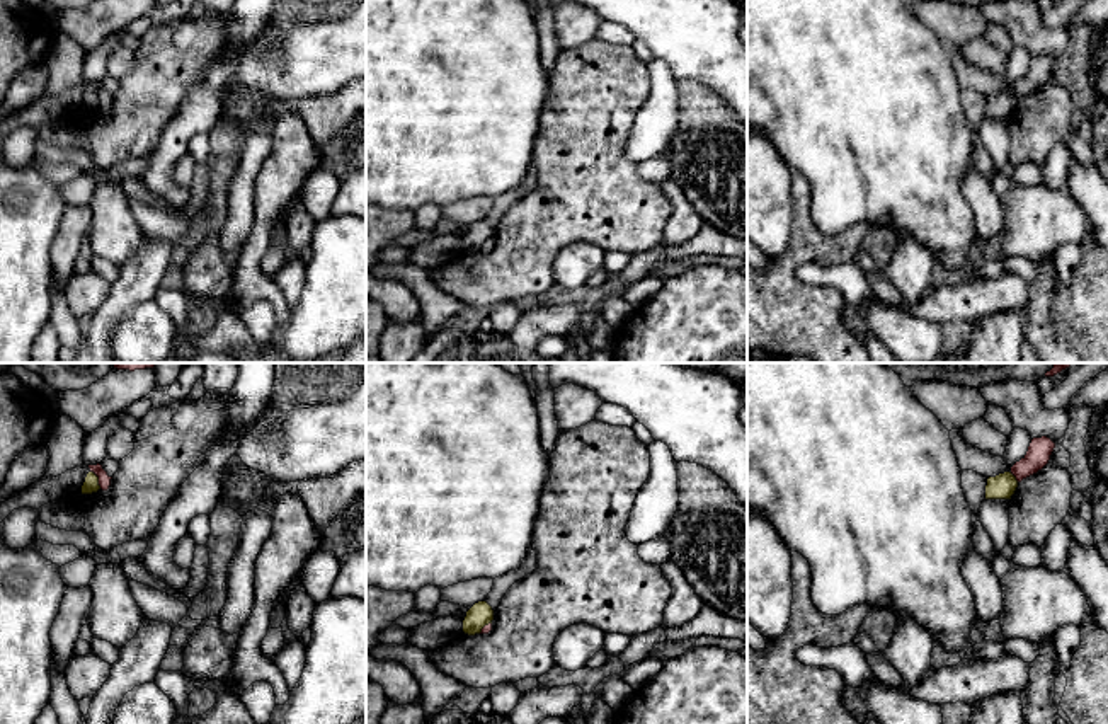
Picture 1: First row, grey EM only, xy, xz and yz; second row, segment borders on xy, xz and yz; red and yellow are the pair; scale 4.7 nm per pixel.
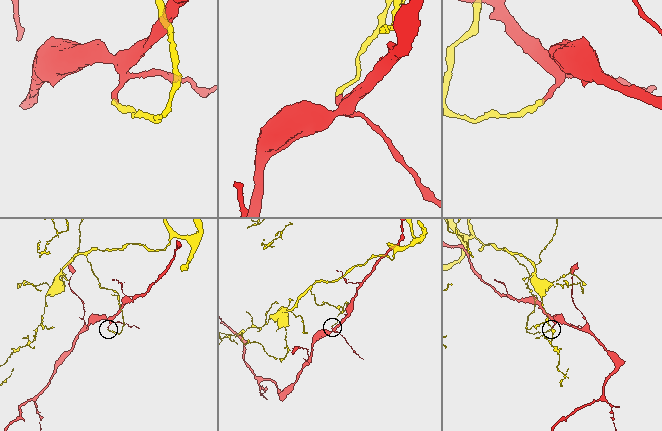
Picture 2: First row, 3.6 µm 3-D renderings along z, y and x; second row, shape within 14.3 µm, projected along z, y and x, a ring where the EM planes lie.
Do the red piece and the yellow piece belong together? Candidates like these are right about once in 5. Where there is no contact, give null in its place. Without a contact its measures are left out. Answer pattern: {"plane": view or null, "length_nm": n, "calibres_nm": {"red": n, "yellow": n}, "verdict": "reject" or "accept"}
{"plane": "xy", "length_nm": 100, "calibres_nm": {"red": 60, "yellow": 70}, "verdict": "reject"}

